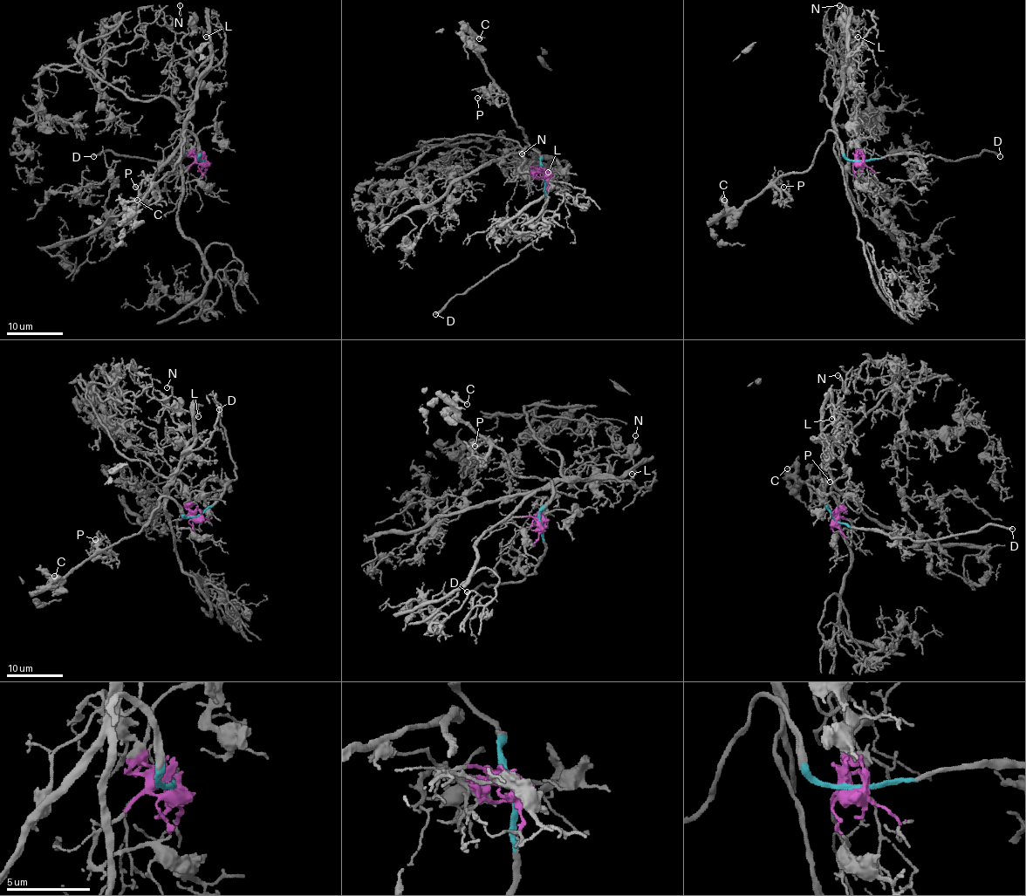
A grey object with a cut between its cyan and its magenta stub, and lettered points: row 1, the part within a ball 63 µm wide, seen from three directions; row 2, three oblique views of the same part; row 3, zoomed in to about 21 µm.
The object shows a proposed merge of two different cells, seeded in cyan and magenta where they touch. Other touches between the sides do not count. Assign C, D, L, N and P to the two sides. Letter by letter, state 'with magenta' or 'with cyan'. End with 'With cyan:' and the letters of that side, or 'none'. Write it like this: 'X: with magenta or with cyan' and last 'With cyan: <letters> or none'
C: with cyan
D: with cyan
L: with magenta
N: with magenta
P: with cyan
With cyan: C, D, P

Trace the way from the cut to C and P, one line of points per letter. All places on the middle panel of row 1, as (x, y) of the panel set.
C: (545, 174), (541, 155), (527, 143), (515, 120), (508, 96), (489, 75), (483, 59), (468, 40), (479, 38)
P: (545, 174), (541, 155), (527, 143), (524, 132), (513, 117), (509, 99), (496, 85), (476, 99)

